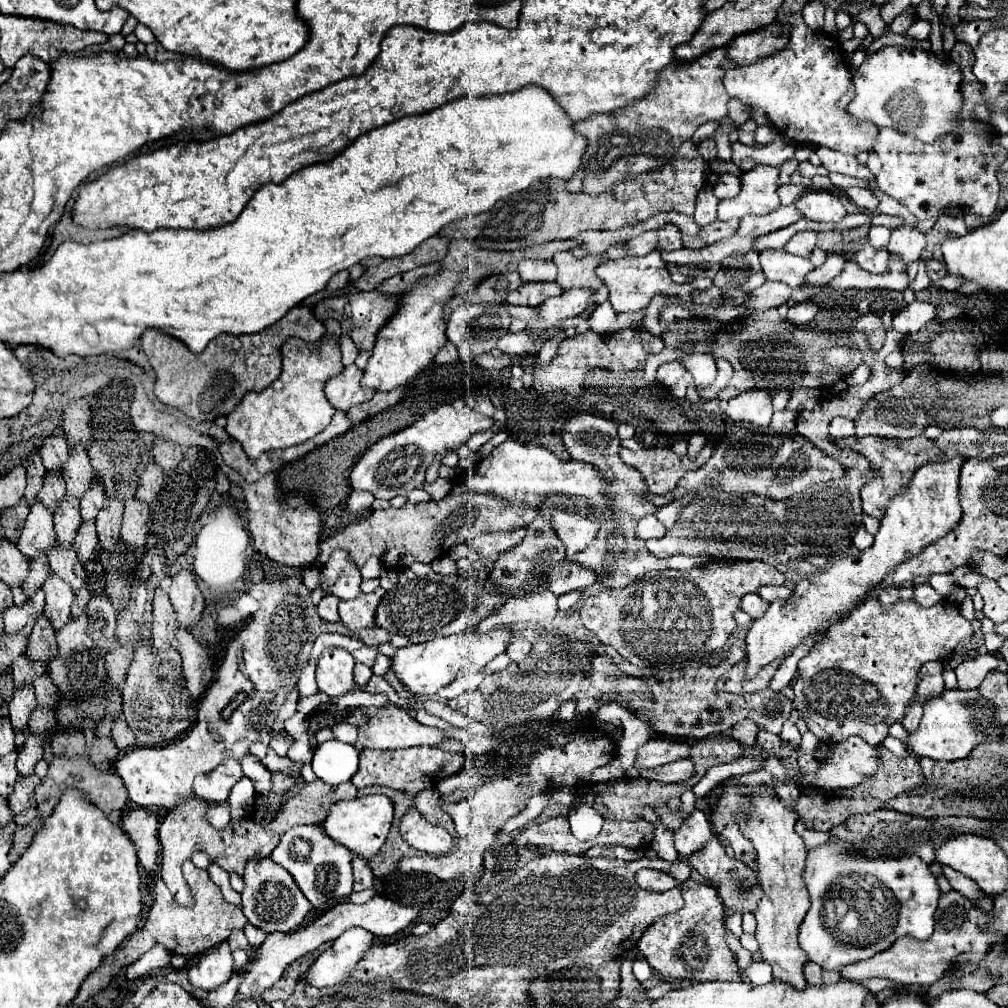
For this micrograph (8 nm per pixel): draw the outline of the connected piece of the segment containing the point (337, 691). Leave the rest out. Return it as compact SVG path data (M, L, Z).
M328 648L318 660L316 682L318 690L330 698L338 698L352 690L354 686L354 658L342 648Z

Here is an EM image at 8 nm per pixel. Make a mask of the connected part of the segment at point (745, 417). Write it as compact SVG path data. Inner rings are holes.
M766 390L742 392L726 404L726 416L736 424L768 426L772 420L772 412L774 410L770 404L770 392Z

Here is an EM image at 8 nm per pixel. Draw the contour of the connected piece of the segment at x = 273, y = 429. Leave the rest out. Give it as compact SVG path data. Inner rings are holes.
M290 338L282 346L282 372L278 380L258 394L246 394L234 412L226 416L226 432L242 444L250 462L264 452L302 444L330 424L336 410L326 402L324 384L342 372L344 366L340 358L340 348L332 340L306 344L298 338Z

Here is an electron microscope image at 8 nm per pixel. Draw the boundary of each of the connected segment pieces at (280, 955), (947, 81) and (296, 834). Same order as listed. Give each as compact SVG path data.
M374 896L366 904L358 904L358 906L356 904L348 904L348 902L336 904L330 910L326 910L322 916L312 920L308 926L304 926L304 928L300 928L296 932L290 932L290 934L282 934L282 932L268 934L268 938L260 946L250 946L248 942L244 942L244 932L238 930L238 932L230 934L230 938L228 938L230 948L232 950L244 948L248 952L248 956L250 956L250 964L248 964L248 970L244 974L244 980L242 980L238 992L242 996L246 996L246 998L260 996L264 990L268 990L272 984L276 984L280 980L280 976L282 976L282 972L284 972L284 968L288 964L292 964L294 960L298 960L300 956L304 956L308 952L314 952L324 942L336 940L348 928L360 926L360 928L372 932L374 936L392 936L392 934L404 930L410 922L414 922L414 918L418 918L418 914L420 914L420 906L404 906L404 904L398 904L398 902L388 900L384 896Z
M886 46L866 56L854 70L856 96L848 104L848 112L858 120L874 122L876 126L900 128L902 134L918 136L922 142L936 142L944 134L954 132L962 110L962 72L952 60L944 62L932 50Z
M320 826L290 828L274 848L272 860L290 872L290 876L294 878L302 894L314 904L314 908L336 898L346 898L352 892L352 854L342 844L326 838Z

